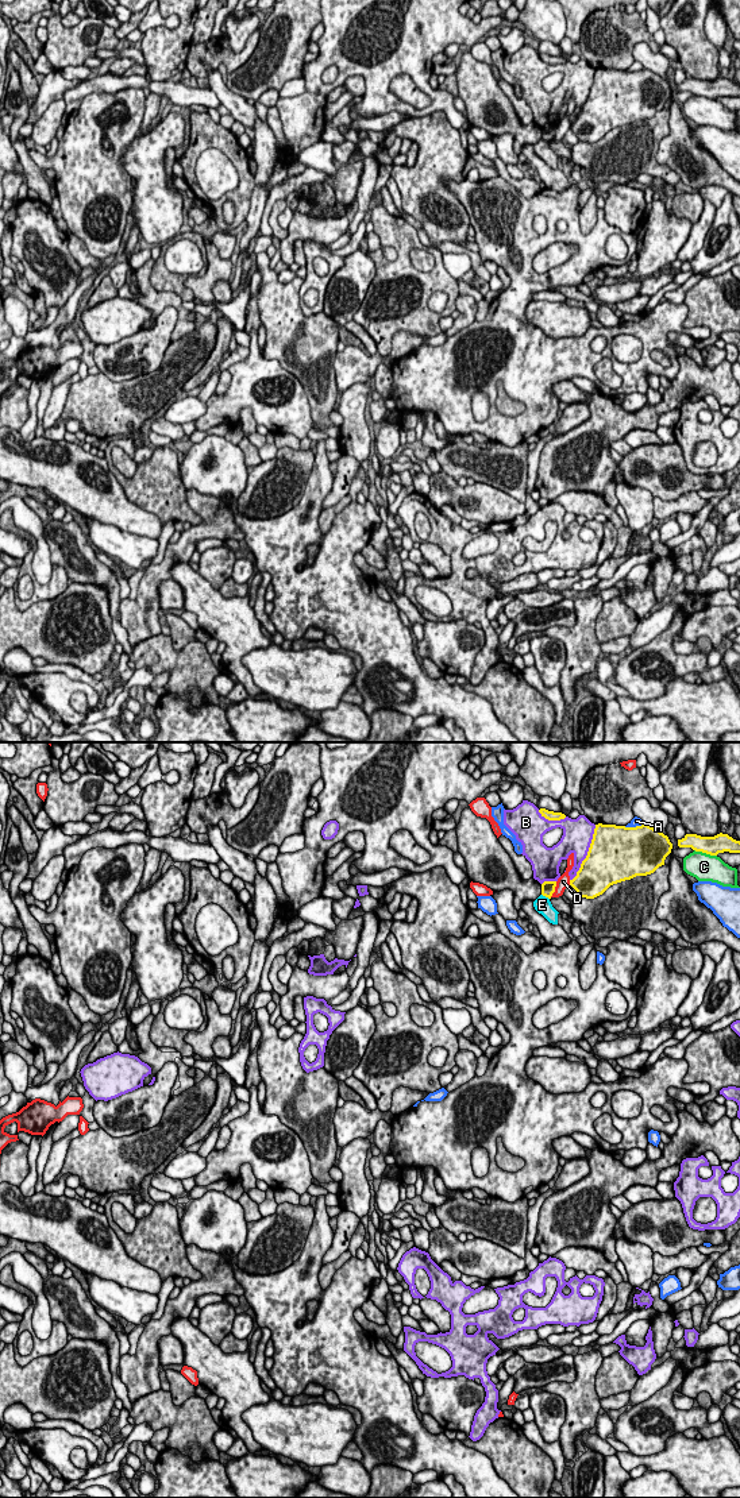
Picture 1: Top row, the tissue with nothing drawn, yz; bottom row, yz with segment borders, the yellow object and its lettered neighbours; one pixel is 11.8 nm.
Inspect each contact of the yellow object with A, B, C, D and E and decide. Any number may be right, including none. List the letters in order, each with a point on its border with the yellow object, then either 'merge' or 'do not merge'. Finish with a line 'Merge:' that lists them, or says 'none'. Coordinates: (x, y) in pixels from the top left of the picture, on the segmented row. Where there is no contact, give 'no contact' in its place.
A: contact yz (633, 827); do not merge
B: contact yz (588, 853); do not merge
C: contact yz (705, 852); do not merge
D: contact yz (554, 890); do not merge
E: contact yz (546, 896); do not merge
Merge: none

